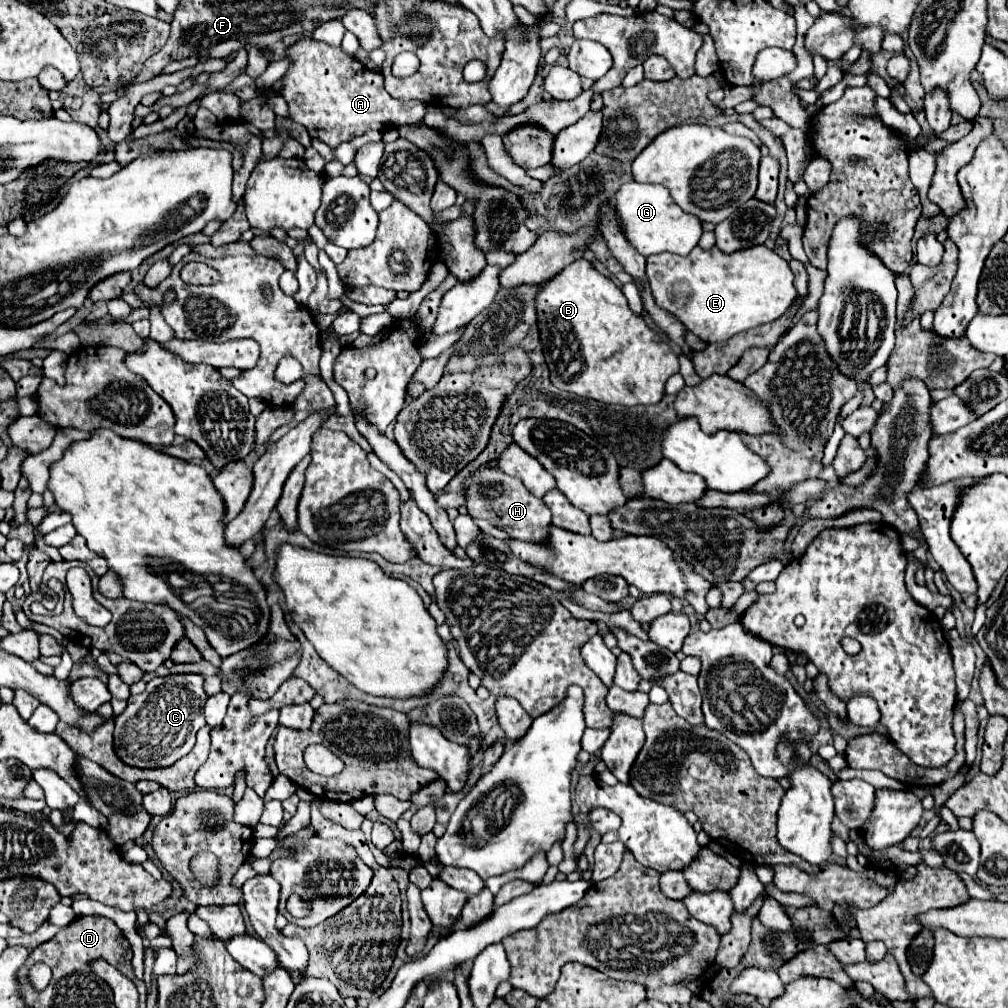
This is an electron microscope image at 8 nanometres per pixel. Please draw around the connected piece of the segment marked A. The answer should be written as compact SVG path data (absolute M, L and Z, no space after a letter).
M303 37L289 47L287 57L293 61L283 77L283 99L289 105L289 119L303 125L313 139L337 149L341 143L363 135L367 129L387 129L417 123L425 115L421 101L397 101L383 87L383 75L369 71L363 63L343 53L341 47Z

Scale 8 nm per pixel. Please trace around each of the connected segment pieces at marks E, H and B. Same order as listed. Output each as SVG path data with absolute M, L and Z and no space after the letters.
M765 245L737 251L733 255L725 255L717 247L707 251L695 247L687 257L675 253L657 253L653 257L647 257L647 277L651 283L655 303L661 309L679 317L679 321L705 343L727 341L729 337L741 331L779 319L799 295L793 285L793 273L789 269L789 263Z
M479 467L471 477L463 483L465 493L469 495L467 511L471 517L487 519L495 527L507 531L511 537L527 543L547 543L549 541L549 527L551 527L551 511L543 503L543 499L537 499L531 495L521 479L505 475L501 469L489 471L489 467Z
M585 259L571 263L565 271L561 271L561 275L555 275L541 287L537 295L537 315L551 383L557 389L605 405L655 405L665 395L667 379L679 371L679 357L673 349L645 325L643 317L633 315L621 289L611 279L597 273Z

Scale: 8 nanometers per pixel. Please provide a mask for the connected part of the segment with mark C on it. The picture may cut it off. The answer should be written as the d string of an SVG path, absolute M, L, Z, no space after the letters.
M167 675L151 679L145 693L131 695L127 709L113 719L113 747L117 757L125 765L139 769L171 767L193 749L195 733L205 725L205 701L207 695L201 675Z

